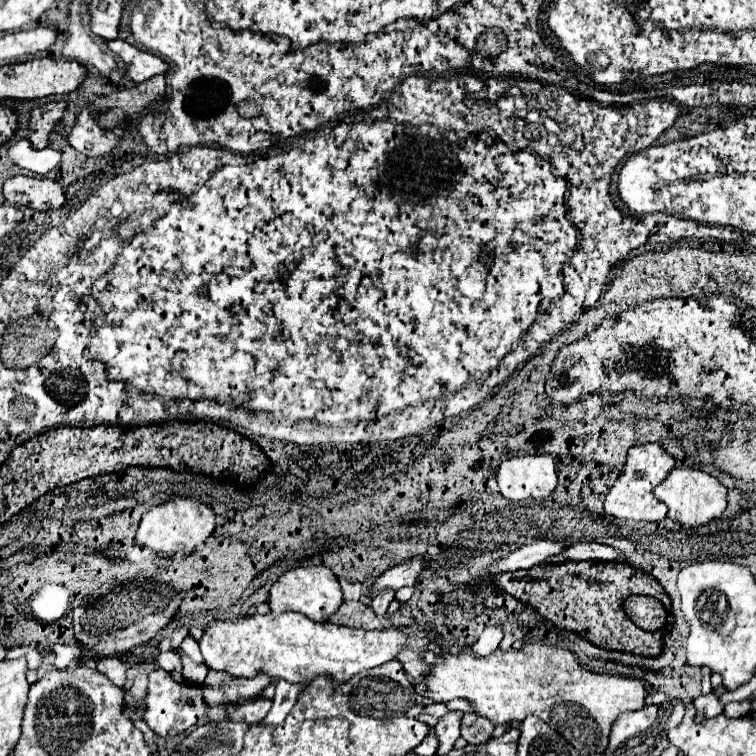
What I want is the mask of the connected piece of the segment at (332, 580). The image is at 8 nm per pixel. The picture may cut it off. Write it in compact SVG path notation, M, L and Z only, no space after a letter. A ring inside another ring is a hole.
M314 565L312 567L296 567L296 569L282 573L280 579L272 585L270 597L268 597L268 605L274 615L286 613L286 611L300 611L318 623L328 621L328 617L332 613L336 613L340 603L342 603L340 583L338 583L336 575L328 567L322 567L322 565L320 567L314 567Z

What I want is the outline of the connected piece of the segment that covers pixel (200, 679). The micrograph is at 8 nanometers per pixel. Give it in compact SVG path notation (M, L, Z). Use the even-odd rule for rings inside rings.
M180 647L176 649L176 653L178 653L180 659L182 659L182 675L184 675L184 681L186 681L186 683L192 683L192 685L204 683L204 679L206 679L206 675L208 675L208 667L202 665L202 663L194 663Z

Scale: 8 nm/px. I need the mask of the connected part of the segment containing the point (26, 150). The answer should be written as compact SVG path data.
M22 139L22 141L16 141L8 149L8 157L14 165L18 165L22 169L28 169L32 173L44 175L44 173L48 173L48 171L52 171L60 165L62 155L58 151L50 149L50 147L34 149L28 139Z

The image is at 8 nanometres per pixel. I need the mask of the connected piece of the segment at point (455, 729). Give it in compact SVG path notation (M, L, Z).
M450 711L448 715L444 715L444 719L440 719L440 723L436 723L434 731L438 735L440 747L438 747L438 755L446 755L448 751L452 751L454 741L460 737L460 719L462 719L462 711Z

